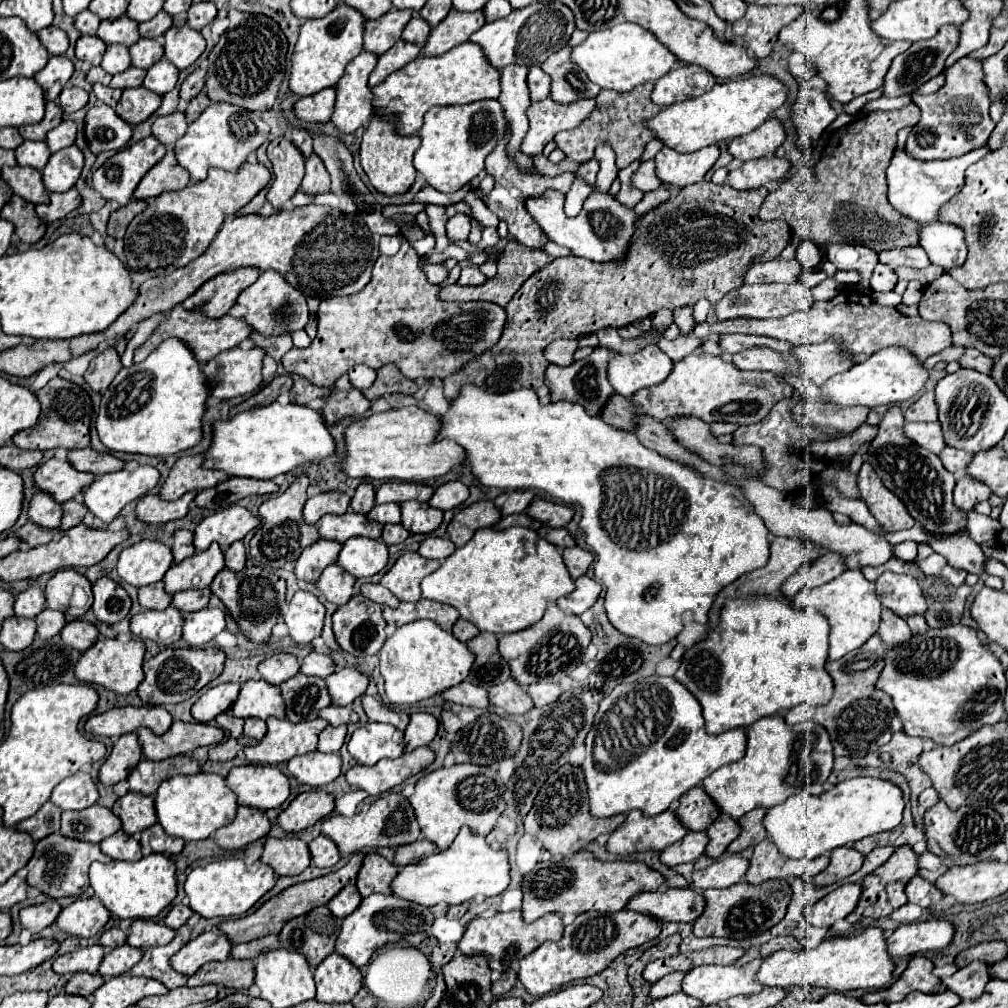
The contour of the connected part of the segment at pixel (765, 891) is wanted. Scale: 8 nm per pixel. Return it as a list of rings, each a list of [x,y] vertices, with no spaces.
[[[767,880],[759,886],[739,882],[723,890],[705,890],[703,898],[705,898],[705,910],[693,922],[693,934],[697,938],[719,936],[719,938],[743,940],[767,932],[785,916],[787,904],[791,900],[791,886],[787,884],[787,880]]]

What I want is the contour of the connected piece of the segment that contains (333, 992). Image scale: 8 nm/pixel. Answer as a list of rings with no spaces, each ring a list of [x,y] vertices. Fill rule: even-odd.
[[[333,952],[315,968],[315,982],[317,982],[315,998],[319,1002],[343,1004],[351,1002],[363,988],[363,974],[349,960]]]

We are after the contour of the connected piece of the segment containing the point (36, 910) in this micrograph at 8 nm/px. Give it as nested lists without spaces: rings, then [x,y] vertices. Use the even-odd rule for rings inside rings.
[[[47,900],[43,904],[23,908],[19,912],[19,920],[21,920],[23,928],[31,930],[33,934],[39,934],[43,928],[47,928],[55,922],[59,912],[61,912],[61,904],[57,900]]]

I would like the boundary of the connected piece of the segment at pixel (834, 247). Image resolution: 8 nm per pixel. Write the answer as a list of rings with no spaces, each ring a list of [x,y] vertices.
[[[825,244],[827,260],[837,266],[837,270],[859,270],[863,276],[861,286],[869,288],[869,278],[873,268],[877,266],[877,254],[873,254],[865,246],[849,246],[849,244]]]

